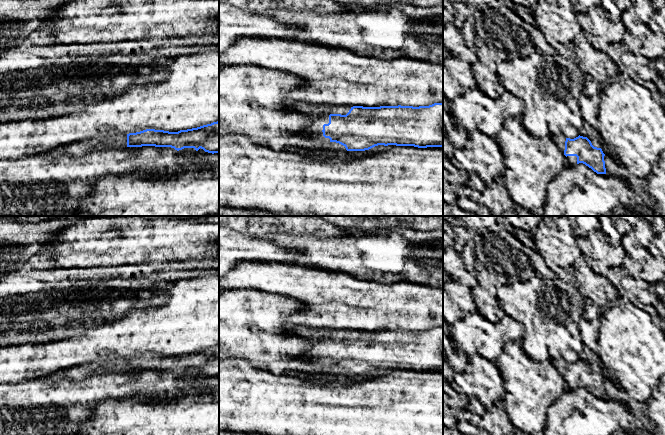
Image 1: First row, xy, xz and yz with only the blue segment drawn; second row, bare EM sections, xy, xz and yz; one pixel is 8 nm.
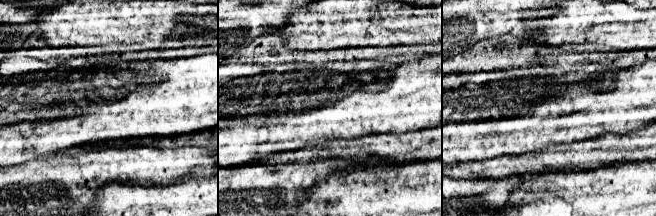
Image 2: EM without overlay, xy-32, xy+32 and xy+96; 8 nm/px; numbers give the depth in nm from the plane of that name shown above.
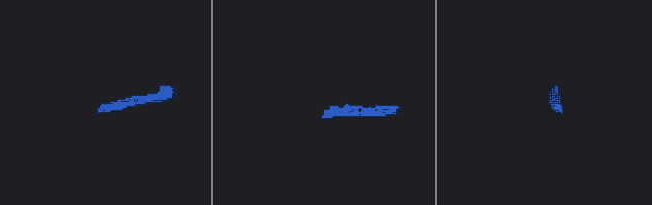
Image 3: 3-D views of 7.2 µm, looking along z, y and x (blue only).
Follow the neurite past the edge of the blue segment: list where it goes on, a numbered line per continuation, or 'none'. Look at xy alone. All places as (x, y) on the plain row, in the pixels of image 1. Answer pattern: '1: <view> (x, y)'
1: xy (114, 364)

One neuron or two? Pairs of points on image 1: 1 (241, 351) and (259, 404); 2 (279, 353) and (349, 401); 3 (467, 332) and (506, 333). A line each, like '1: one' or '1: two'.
1: two
2: two
3: one

